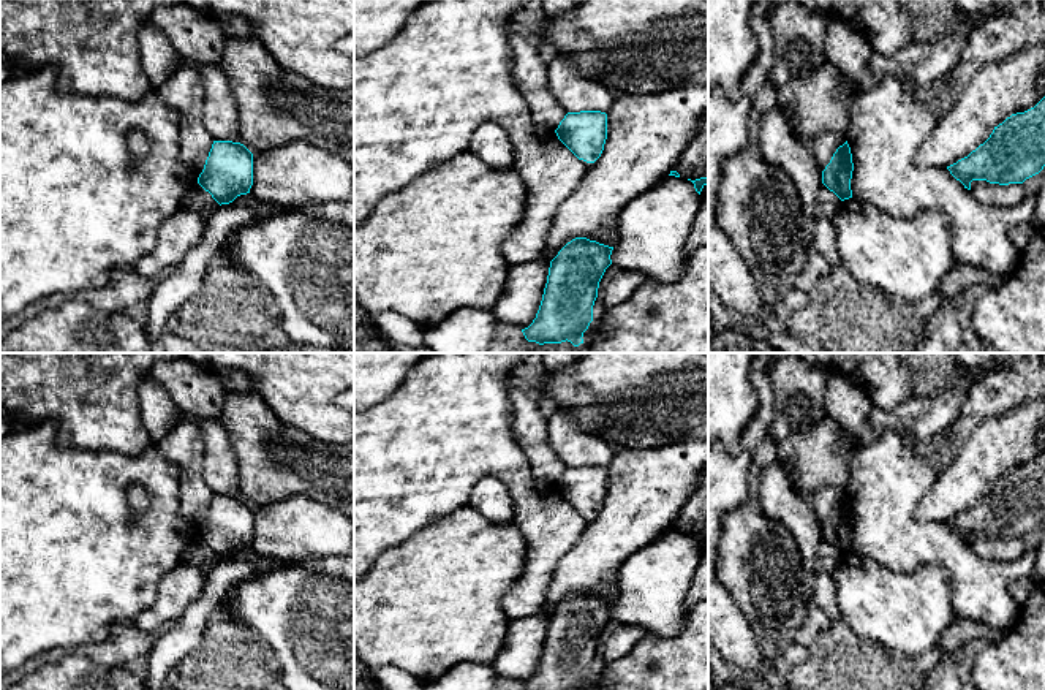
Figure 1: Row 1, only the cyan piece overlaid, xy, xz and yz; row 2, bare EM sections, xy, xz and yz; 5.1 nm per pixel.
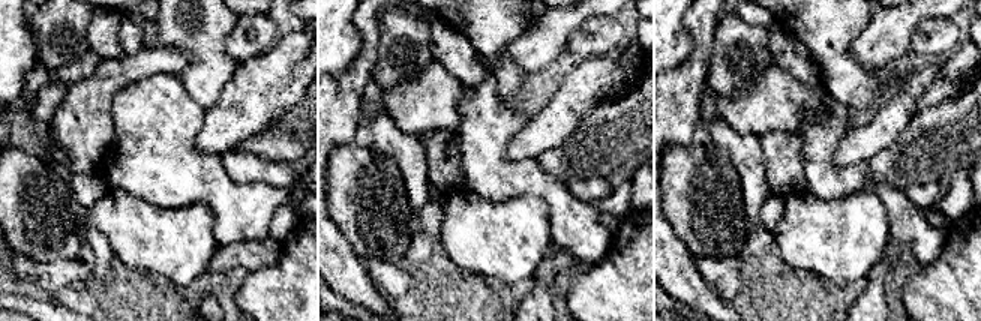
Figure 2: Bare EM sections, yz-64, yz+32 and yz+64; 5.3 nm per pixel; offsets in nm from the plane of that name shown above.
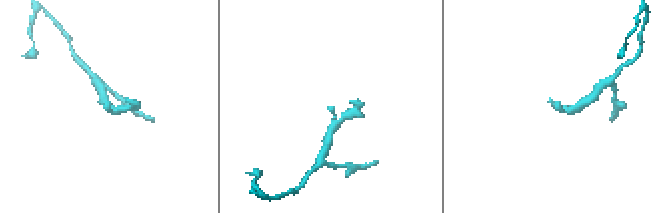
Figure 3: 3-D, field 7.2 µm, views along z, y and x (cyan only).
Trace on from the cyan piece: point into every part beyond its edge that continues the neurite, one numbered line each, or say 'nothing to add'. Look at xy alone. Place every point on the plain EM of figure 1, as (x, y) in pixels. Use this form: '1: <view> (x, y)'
nothing to add

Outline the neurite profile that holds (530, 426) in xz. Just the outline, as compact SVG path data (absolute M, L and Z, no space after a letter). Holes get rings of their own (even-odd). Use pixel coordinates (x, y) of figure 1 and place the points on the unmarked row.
M509 389L512 408L512 434L523 449L533 476L544 484L555 486L568 465L555 454L549 442L547 418L530 391Z

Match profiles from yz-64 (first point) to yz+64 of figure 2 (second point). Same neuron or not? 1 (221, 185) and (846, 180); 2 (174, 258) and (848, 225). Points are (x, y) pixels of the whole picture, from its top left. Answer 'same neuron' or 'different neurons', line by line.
1: same neuron
2: same neuron

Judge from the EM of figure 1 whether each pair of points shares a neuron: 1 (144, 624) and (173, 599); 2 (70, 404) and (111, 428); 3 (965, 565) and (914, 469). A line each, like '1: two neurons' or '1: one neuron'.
1: one neuron
2: one neuron
3: one neuron

